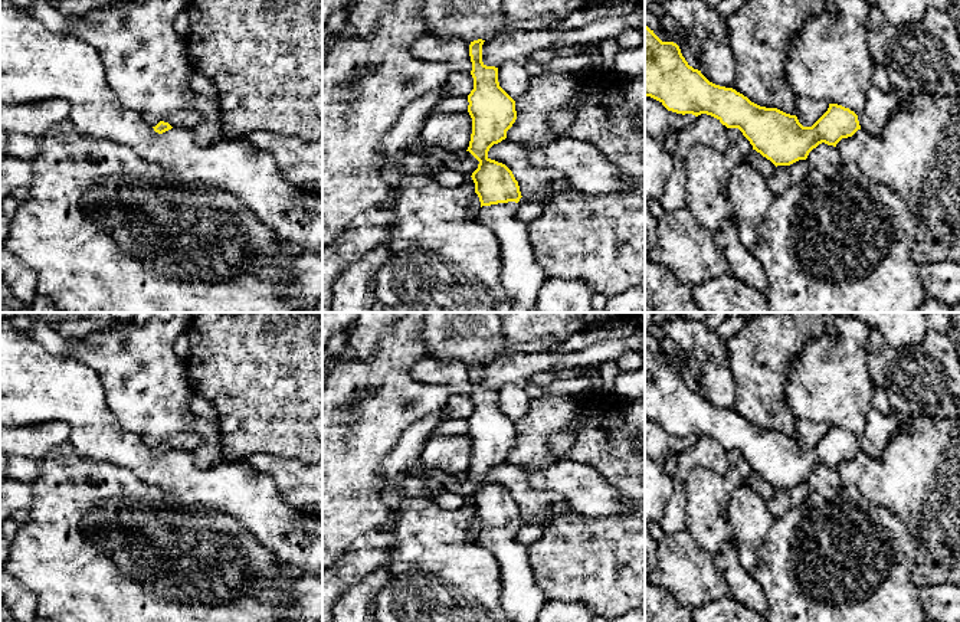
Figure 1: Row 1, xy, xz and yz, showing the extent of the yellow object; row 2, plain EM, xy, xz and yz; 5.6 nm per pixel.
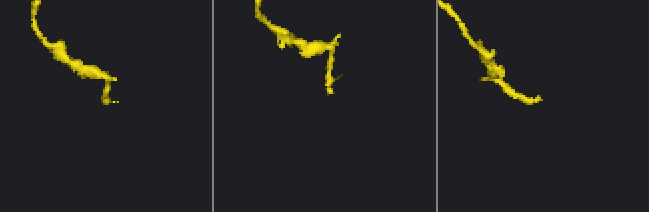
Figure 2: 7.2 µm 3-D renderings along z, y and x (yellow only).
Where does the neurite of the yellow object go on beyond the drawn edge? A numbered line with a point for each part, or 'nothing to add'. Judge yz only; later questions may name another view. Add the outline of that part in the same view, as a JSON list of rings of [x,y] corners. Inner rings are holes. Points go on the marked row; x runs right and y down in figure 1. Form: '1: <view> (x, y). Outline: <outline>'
1: yz (880, 107). Outline: [[[871,82],[864,112],[858,115],[861,130],[874,137],[881,135],[888,120],[905,102],[907,96],[895,88],[882,92]]]

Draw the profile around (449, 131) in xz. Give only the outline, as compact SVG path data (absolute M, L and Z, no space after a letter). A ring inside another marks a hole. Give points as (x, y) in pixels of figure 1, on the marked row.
M465 112L429 114L420 131L420 140L427 147L446 151L468 150L472 134L472 118Z

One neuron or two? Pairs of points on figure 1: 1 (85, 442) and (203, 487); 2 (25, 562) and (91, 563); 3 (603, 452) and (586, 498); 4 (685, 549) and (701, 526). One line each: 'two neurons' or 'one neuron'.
1: one neuron
2: one neuron
3: two neurons
4: two neurons

